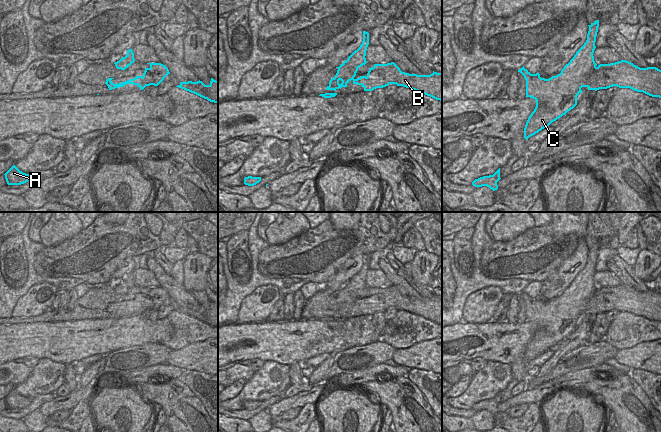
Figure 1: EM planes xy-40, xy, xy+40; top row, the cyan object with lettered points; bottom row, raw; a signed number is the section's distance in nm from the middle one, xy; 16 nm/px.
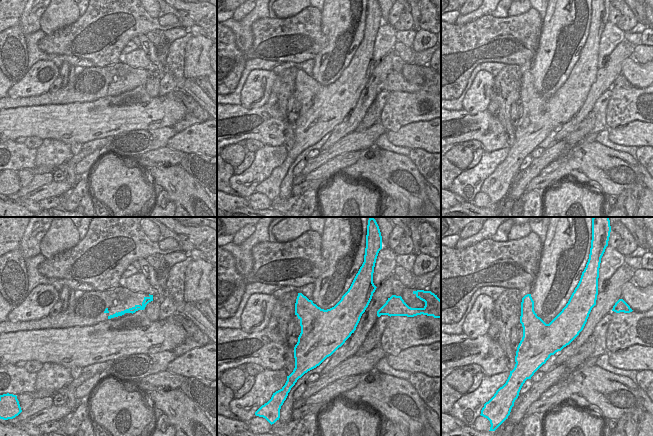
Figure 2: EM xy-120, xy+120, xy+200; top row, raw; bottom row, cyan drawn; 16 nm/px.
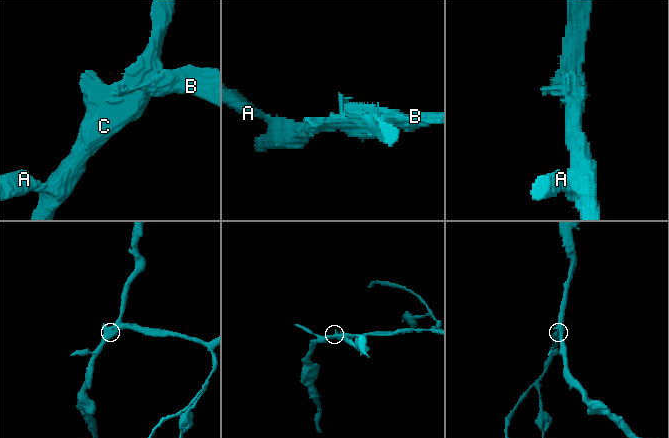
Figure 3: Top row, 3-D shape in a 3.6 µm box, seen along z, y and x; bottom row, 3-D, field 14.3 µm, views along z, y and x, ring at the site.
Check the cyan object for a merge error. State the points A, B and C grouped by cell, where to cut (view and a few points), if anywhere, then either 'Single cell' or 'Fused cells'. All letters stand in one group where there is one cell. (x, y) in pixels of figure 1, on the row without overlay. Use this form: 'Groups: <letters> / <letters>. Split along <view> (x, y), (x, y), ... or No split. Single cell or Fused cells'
Groups: A C / B. Split along xy+40 (596, 291), (591, 299), (592, 306), (584, 310). Fused cells.

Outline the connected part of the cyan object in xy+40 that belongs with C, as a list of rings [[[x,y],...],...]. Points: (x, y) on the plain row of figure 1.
[[[599,244],[588,250],[586,266],[560,298],[545,303],[539,297],[531,298],[524,290],[518,294],[526,304],[526,321],[536,324],[536,331],[524,352],[526,364],[573,333],[581,312],[593,307],[591,299],[597,290],[593,277]]]

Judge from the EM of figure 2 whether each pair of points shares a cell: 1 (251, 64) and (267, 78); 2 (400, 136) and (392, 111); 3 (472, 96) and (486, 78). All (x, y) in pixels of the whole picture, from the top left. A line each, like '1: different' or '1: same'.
1: different
2: different
3: same

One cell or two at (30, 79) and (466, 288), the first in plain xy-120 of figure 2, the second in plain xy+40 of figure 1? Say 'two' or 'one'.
two

